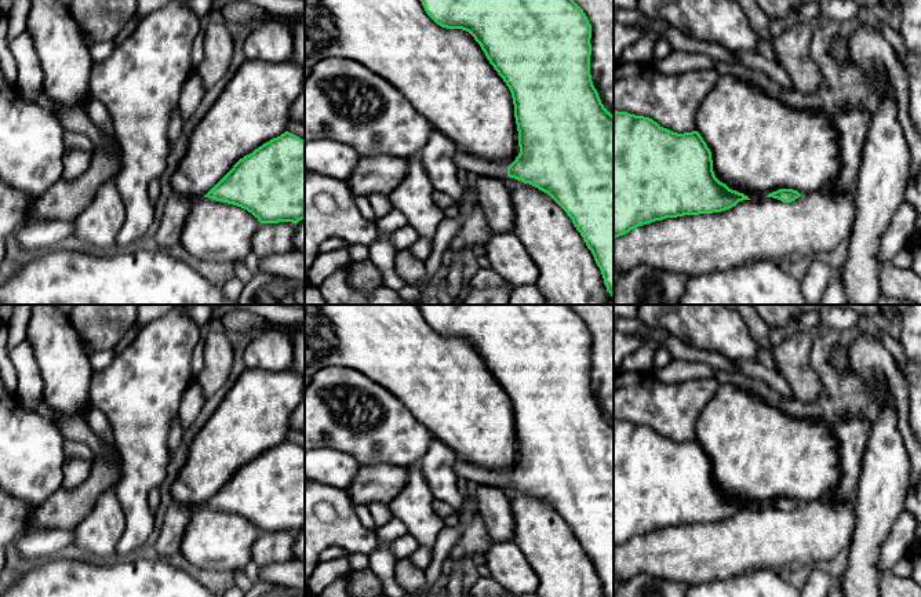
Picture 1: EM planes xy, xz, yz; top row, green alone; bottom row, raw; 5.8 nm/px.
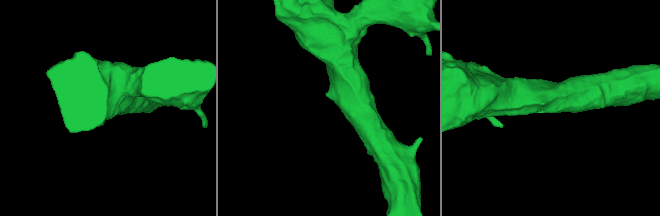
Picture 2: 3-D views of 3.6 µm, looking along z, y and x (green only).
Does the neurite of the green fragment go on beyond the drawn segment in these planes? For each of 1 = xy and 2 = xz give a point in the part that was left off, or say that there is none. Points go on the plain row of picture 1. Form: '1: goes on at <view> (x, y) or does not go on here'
1: does not go on here
2: goes on at xz (484, 477)

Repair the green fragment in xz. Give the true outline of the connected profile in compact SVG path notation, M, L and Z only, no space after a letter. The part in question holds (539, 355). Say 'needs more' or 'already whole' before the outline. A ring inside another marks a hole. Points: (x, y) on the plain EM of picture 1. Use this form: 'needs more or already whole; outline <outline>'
needs more; outline M418 305L426 323L441 336L462 338L469 341L480 353L487 368L509 396L514 414L514 426L518 440L520 462L506 477L496 472L485 470L459 459L454 465L458 477L474 481L480 485L495 485L499 488L514 487L529 492L547 502L572 528L574 535L583 546L601 579L607 597L614 597L614 425L604 416L590 383L591 364L591 334L583 318L569 305Z

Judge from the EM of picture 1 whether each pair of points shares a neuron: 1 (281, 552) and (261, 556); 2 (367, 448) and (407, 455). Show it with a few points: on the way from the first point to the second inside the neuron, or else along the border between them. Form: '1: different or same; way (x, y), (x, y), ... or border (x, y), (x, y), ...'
1: same; way (276, 552), (266, 552)
2: same; way (377, 452), (397, 452)

